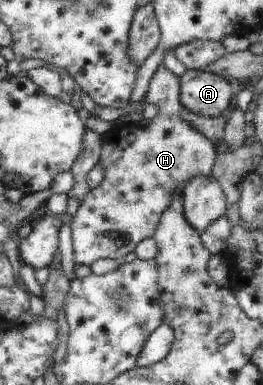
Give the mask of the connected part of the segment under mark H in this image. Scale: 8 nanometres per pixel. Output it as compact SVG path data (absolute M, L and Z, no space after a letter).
M163 64L151 81L151 88L147 95L147 103L158 105L160 115L153 119L150 125L132 123L113 126L111 130L104 133L101 161L105 178L97 188L86 195L84 203L80 205L71 223L76 266L92 267L96 261L104 257L120 259L130 255L132 251L136 252L143 241L154 238L159 232L164 213L172 205L178 189L186 189L188 181L196 177L214 175L219 150L209 137L186 121L182 111L185 107L181 98L182 87L181 77L172 73Z

